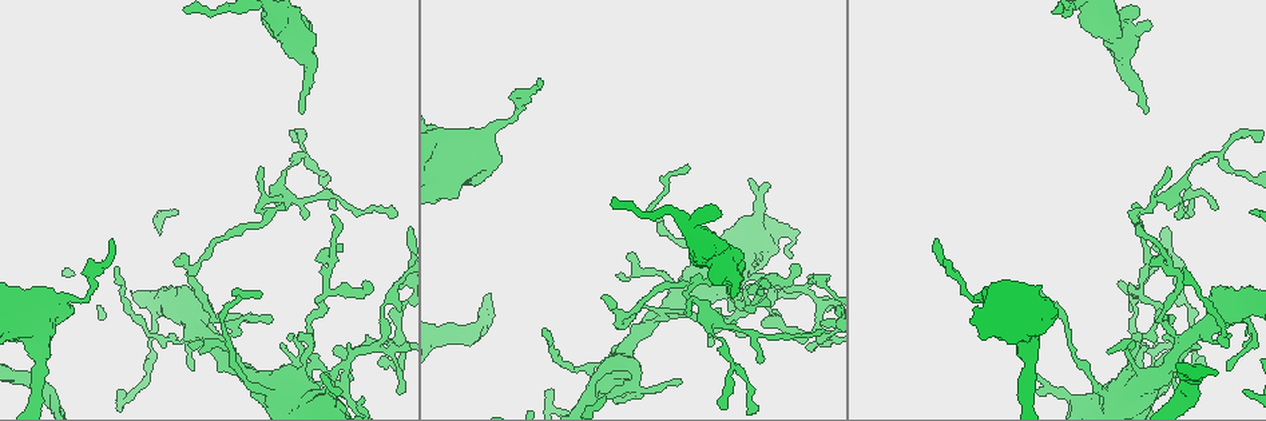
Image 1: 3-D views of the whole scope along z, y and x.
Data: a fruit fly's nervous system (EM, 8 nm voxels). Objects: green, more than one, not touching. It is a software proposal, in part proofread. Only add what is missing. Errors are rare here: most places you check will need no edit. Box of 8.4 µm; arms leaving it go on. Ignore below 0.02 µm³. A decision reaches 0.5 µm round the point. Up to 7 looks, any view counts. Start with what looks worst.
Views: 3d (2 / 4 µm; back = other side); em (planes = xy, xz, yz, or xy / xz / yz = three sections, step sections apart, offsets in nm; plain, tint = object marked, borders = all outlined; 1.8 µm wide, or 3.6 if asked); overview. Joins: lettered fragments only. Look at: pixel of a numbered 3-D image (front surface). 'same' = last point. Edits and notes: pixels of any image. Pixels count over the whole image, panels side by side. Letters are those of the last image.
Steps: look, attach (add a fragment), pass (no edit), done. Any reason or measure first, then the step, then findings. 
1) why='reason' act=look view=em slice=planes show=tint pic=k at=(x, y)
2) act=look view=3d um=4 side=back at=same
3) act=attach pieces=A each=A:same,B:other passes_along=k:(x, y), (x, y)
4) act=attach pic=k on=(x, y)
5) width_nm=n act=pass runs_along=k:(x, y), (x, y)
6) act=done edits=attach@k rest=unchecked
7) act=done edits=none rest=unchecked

why='an open end' act=look view=em slice=yz step=4 show=borders pic=1 at=(1149, 110)

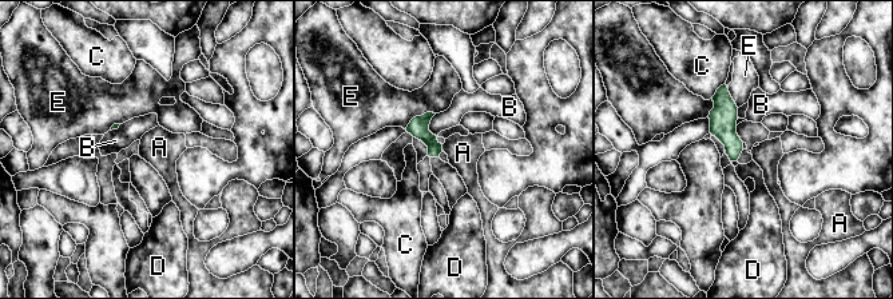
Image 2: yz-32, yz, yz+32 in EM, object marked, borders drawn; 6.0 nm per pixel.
act=look view=em slice=planes show=borders at=same

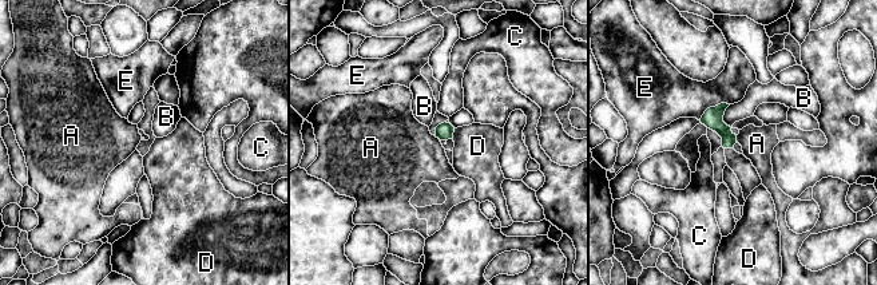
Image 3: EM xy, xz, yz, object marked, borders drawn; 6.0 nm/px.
act=pass each=A:other,B:other,C:other,D:other,E:other border=3:(735, 135), (737, 141) found='none of them fits'

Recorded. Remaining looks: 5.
why='stops while still wide' act=look view=3d um=2 pic=1 at=(738, 270)

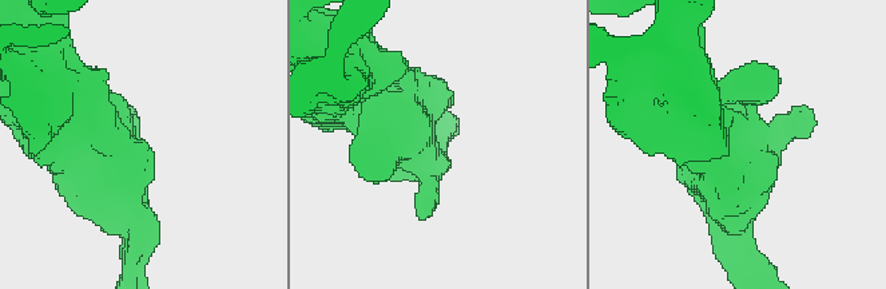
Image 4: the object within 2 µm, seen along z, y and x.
act=look view=em slice=xz step=8 show=borders pic=4 at=(431, 134)

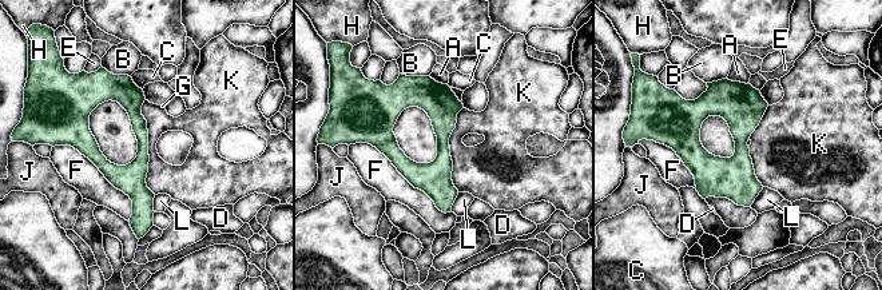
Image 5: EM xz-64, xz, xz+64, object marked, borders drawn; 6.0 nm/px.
longest_contact=F:750nm act=pass each=A:other,B:other,C:other,D:other,E:other,F:other,G:other,H:other,J:other,K:other,L:other border=5:(144, 99), (146, 185), (155, 194) found='none of them fits'

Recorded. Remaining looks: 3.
why='an open end' act=look view=3d um=4 side=back pic=1 at=(41, 289)

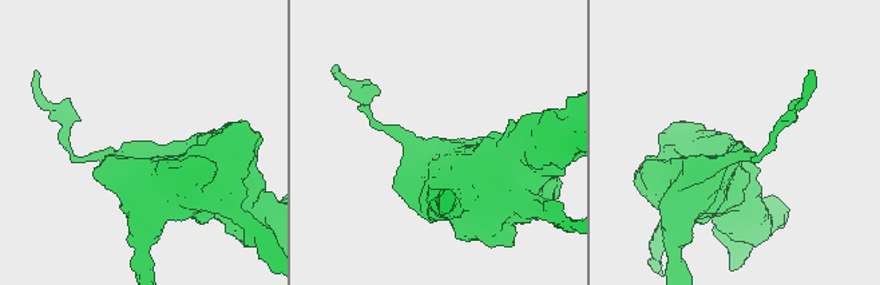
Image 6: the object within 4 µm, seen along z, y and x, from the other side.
act=look view=em slice=planes show=borders pic=6 at=(738, 140)

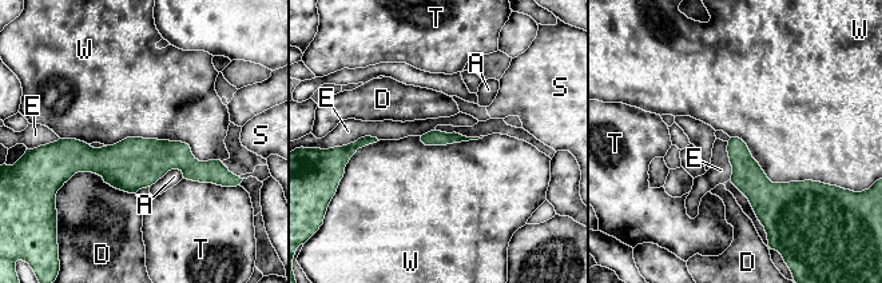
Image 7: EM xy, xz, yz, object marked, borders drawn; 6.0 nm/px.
act=pass each=A:other,D:other,E:other,S:other,T:other,W:other runs_along=7:(59, 147), (86, 159), (215, 164) found='none of them fits'

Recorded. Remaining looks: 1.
act=done edits=none rest=unchecked

